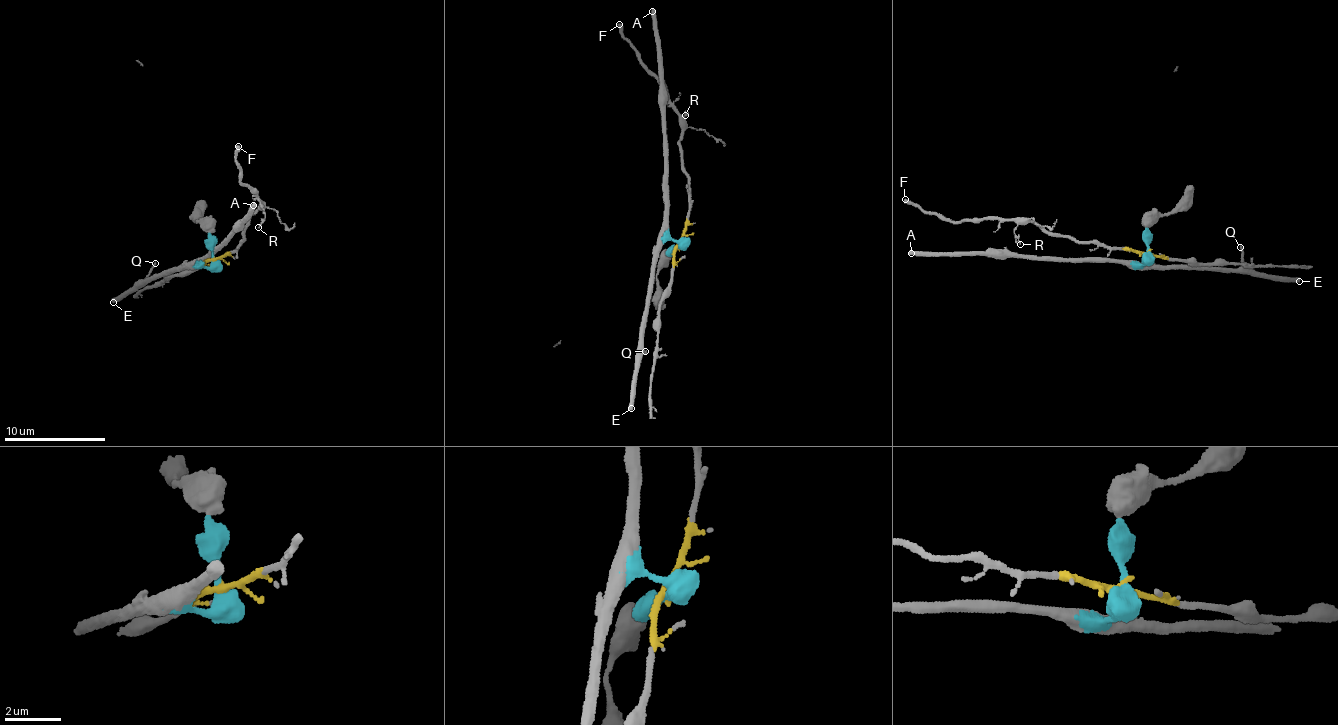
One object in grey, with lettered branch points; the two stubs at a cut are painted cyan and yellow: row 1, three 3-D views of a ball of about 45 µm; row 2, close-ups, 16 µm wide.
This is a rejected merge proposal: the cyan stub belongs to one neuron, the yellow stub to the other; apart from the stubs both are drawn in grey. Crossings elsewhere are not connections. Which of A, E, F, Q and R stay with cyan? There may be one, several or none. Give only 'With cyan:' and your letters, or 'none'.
With cyan: A, E, Q

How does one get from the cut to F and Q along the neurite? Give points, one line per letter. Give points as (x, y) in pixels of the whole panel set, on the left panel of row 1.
F: (213, 258), (236, 249), (248, 224), (263, 205), (256, 195), (258, 191), (243, 183), (237, 145)
Q: (212, 258), (208, 267), (183, 268), (145, 281), (154, 262)

